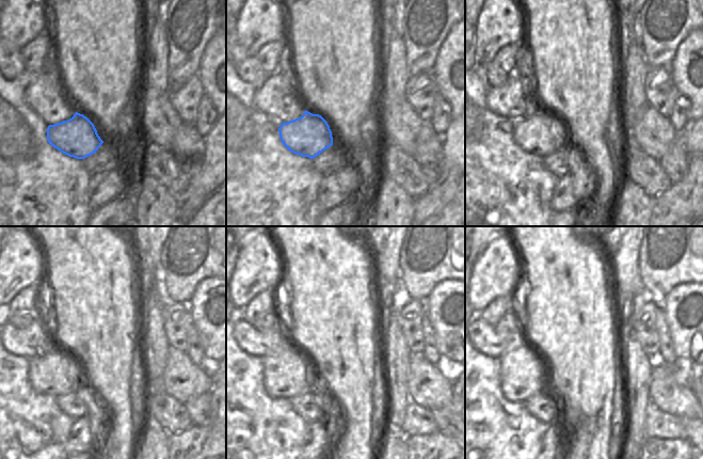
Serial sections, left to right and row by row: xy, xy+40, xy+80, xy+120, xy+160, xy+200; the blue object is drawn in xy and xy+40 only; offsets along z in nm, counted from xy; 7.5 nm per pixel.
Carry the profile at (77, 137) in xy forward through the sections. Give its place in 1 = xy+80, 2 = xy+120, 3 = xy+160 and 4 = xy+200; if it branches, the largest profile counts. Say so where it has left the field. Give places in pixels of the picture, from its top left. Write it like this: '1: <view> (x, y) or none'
1: xy+80 (542, 135)
2: xy+120 (57, 374)
3: xy+160 (287, 375)
4: xy+200 (521, 370)

